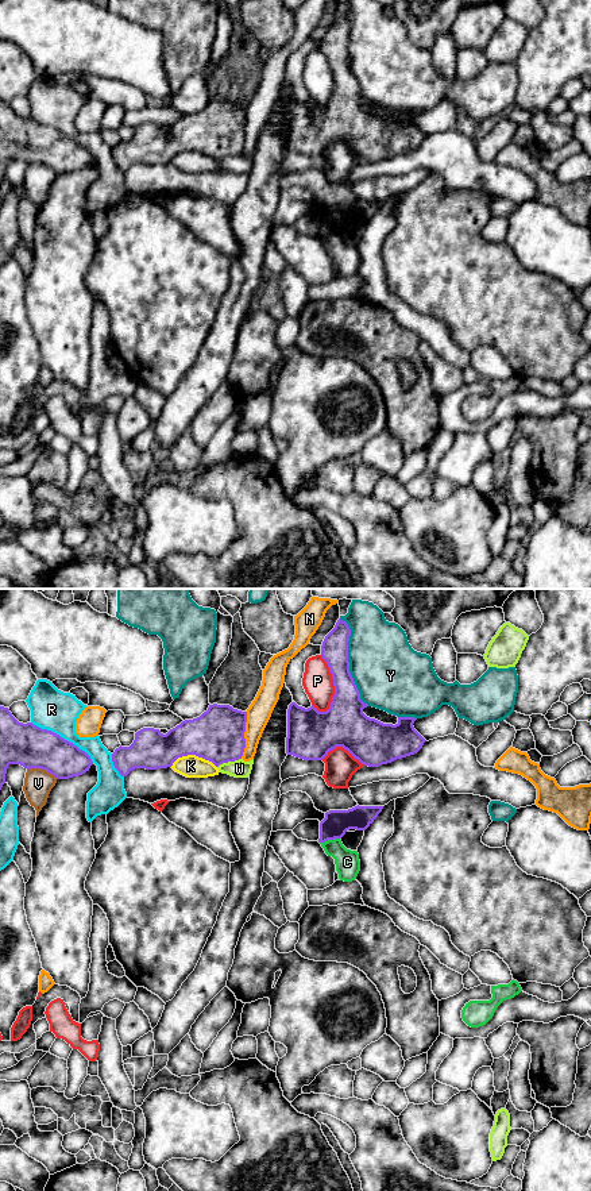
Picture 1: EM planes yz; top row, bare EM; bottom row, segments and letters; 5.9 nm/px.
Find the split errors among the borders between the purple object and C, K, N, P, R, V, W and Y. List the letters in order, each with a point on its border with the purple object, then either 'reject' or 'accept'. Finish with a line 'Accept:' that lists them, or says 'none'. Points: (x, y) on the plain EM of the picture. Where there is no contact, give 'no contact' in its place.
C: yz (329, 234) | reject
K: yz (193, 149) | reject
N: yz (243, 130) | reject
P: yz (333, 78) | reject
R: yz (62, 133) | reject
V: yz (42, 164) | reject
W: yz (228, 155) | reject
Y: yz (348, 57) | reject
Accept: none

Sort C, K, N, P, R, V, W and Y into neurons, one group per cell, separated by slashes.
C R / K / N / P / V / W / Y

